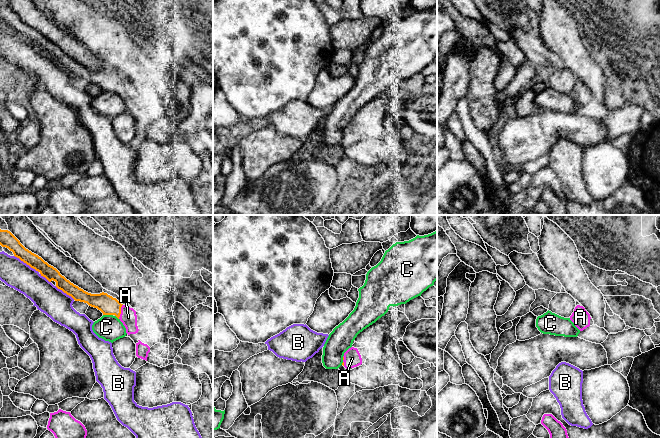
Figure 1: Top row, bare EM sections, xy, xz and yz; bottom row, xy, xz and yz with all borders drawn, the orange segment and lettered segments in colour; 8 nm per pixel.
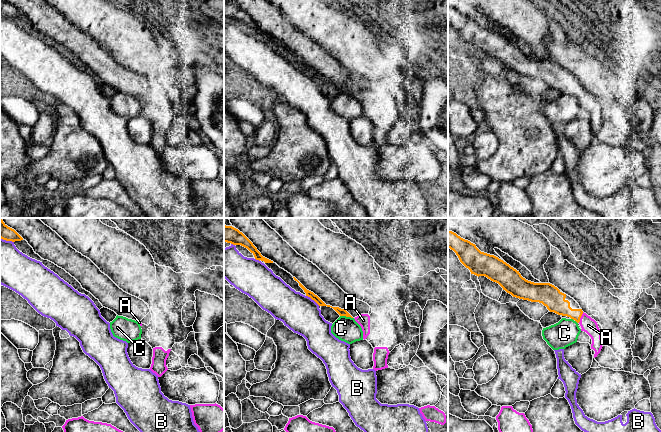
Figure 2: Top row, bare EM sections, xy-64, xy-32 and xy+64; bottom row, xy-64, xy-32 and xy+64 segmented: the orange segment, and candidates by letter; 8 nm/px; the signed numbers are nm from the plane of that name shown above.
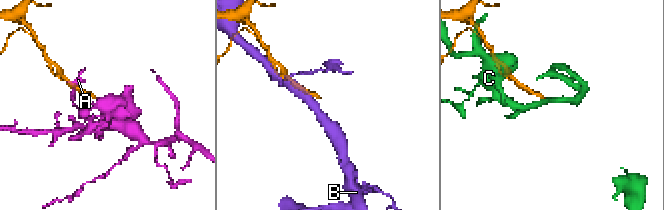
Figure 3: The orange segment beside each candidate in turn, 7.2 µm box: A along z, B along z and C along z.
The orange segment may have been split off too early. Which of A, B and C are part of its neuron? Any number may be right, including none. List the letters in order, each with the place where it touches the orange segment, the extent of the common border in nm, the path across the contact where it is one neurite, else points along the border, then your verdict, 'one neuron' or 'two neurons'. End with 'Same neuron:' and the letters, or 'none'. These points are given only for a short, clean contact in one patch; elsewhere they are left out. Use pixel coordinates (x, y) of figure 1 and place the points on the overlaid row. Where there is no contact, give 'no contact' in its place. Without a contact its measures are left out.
A: meets orange in xy at (120, 311); contact 120 nm long; runs through xy (108, 305), (120, 311), (128, 317); one neuron
B: meets orange in xy at (26, 263); contact 240 nm long; two neurons
C: meets orange in xy at (108, 314); contact 80 nm long; two neurons
Same neuron: A

